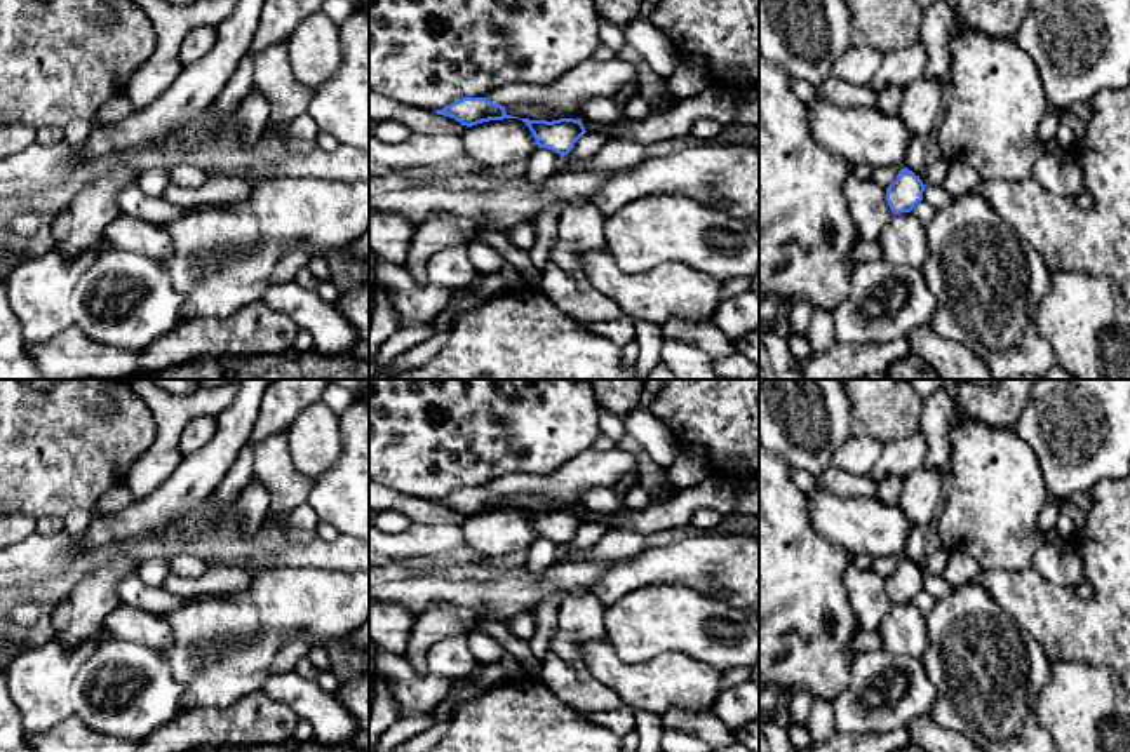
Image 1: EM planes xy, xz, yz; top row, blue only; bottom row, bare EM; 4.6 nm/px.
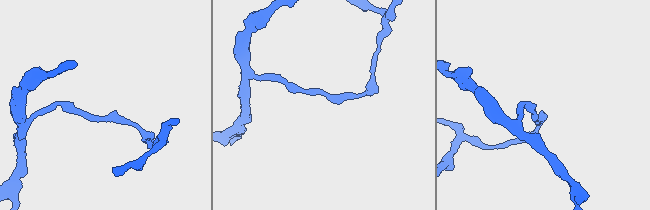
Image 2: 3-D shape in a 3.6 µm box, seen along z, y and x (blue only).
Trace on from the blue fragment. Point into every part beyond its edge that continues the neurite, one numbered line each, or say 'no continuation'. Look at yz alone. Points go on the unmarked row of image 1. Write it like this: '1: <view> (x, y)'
no continuation

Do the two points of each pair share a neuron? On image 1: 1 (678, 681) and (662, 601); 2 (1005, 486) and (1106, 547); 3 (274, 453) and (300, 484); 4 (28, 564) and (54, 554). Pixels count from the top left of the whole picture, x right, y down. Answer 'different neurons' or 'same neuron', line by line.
1: different neurons
2: different neurons
3: same neuron
4: same neuron

